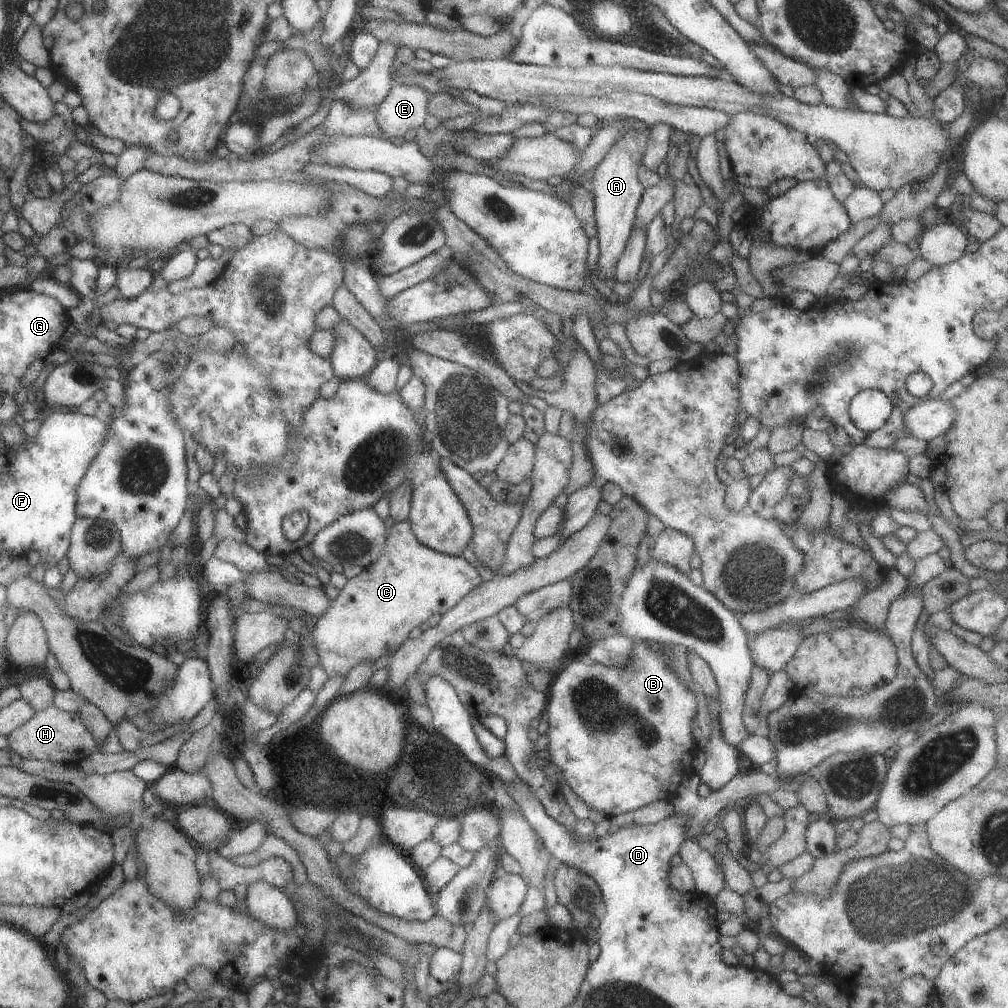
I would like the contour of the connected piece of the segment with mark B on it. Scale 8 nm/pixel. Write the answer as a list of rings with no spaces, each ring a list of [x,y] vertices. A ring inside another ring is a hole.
[[[635,640],[631,657],[624,662],[622,667],[606,666],[596,662],[594,664],[585,664],[582,660],[570,662],[564,670],[558,672],[555,676],[551,687],[547,693],[546,712],[548,712],[548,746],[541,754],[542,760],[547,764],[552,763],[558,766],[564,776],[566,784],[572,788],[572,792],[584,800],[590,808],[602,810],[606,816],[611,818],[630,811],[635,811],[642,806],[650,804],[655,800],[670,800],[677,791],[678,785],[682,779],[690,778],[696,774],[691,762],[696,756],[698,746],[692,736],[692,721],[696,714],[696,697],[694,690],[690,689],[682,679],[671,669],[667,657],[661,652],[656,651],[649,646],[647,642]]]

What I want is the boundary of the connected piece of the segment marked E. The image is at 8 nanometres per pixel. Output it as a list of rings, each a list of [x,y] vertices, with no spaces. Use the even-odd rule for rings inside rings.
[[[393,84],[387,97],[375,110],[380,132],[402,138],[408,130],[419,130],[428,116],[430,94],[419,86]]]

